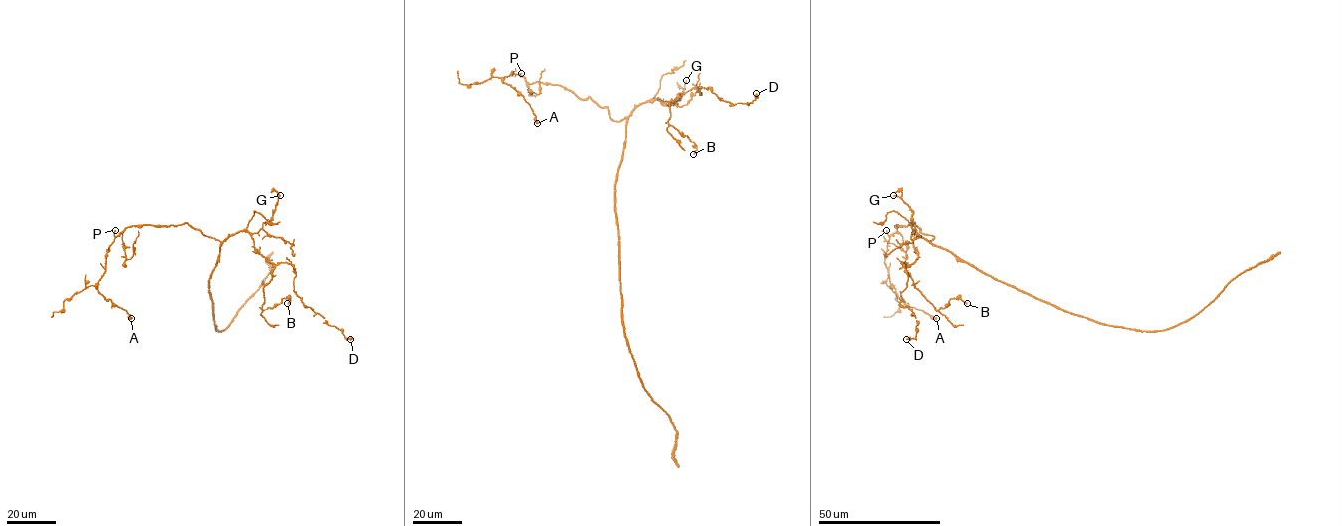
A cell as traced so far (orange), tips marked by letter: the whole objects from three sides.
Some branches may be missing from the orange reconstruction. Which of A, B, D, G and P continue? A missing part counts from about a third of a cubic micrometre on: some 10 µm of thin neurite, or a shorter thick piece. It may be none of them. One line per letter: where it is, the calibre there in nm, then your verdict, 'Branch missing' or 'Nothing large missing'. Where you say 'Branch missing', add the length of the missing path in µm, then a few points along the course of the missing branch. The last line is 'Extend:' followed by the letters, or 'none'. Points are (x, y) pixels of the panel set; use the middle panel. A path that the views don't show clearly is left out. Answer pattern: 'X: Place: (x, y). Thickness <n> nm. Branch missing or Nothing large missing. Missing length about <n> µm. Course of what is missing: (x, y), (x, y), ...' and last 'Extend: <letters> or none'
A: Place: (537, 123). Thickness 440 nm. Nothing large missing
B: Place: (693, 154). Thickness 150 nm. Nothing large missing
D: Place: (756, 93). Thickness 360 nm. Nothing large missing
G: Place: (686, 80). Thickness 220 nm. Nothing large missing
P: Place: (521, 73). Thickness 190 nm. Nothing large missing
Extend: none

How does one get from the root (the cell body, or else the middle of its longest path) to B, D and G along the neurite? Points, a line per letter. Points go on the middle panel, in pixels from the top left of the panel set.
B: (615, 181), (627, 118), (656, 98), (672, 104), (680, 93), (669, 102), (668, 123), (695, 144), (693, 154)
D: (615, 181), (626, 120), (639, 105), (672, 104), (693, 88), (733, 104), (756, 93)
G: (615, 181), (627, 118), (635, 107), (648, 101), (679, 99), (686, 80)

